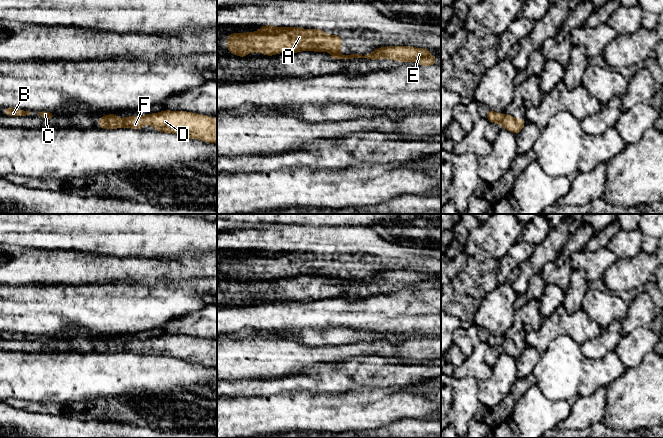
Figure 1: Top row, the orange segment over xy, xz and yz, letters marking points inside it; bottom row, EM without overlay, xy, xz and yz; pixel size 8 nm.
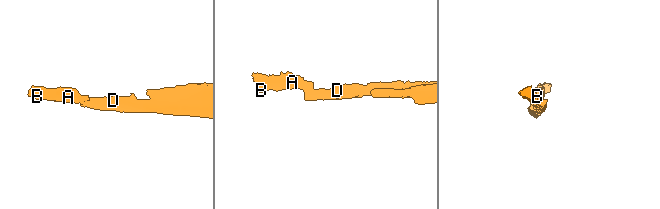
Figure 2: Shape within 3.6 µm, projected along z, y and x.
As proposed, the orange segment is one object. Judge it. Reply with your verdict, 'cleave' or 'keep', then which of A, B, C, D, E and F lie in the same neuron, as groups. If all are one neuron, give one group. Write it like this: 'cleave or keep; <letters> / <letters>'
cleave; A B C / D E F

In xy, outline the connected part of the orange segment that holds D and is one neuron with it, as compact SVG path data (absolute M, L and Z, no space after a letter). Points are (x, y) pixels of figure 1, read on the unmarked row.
M165 334L145 340L118 342L114 337L99 341L99 353L140 353L152 349L155 355L173 357L189 363L217 368L217 342L204 338Z

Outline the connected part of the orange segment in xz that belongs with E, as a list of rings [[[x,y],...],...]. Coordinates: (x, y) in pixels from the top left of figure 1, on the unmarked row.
[[[388,270],[380,271],[377,274],[367,278],[342,279],[340,277],[331,277],[331,283],[392,283],[399,286],[417,286],[422,290],[435,289],[436,281],[432,276],[425,272],[415,272],[411,270]]]

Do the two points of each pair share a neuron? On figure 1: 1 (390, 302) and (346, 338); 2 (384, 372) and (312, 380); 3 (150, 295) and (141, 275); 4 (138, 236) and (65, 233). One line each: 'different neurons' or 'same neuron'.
1: different neurons
2: same neuron
3: different neurons
4: same neuron

